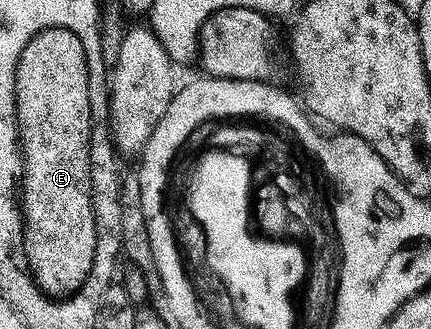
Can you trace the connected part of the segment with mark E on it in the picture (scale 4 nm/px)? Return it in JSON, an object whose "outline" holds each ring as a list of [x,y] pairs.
{"outline":[[[42,30],[25,48],[17,64],[16,112],[23,148],[23,247],[35,283],[48,298],[74,298],[93,272],[97,256],[97,220],[94,216],[90,174],[91,93],[85,44],[71,31]]]}

